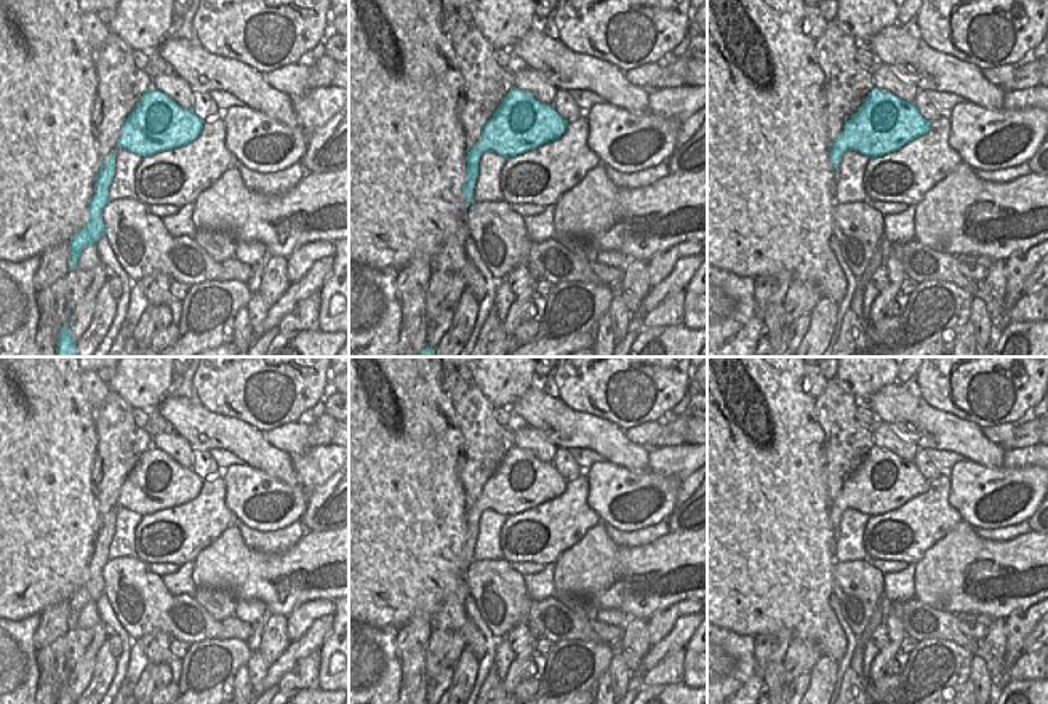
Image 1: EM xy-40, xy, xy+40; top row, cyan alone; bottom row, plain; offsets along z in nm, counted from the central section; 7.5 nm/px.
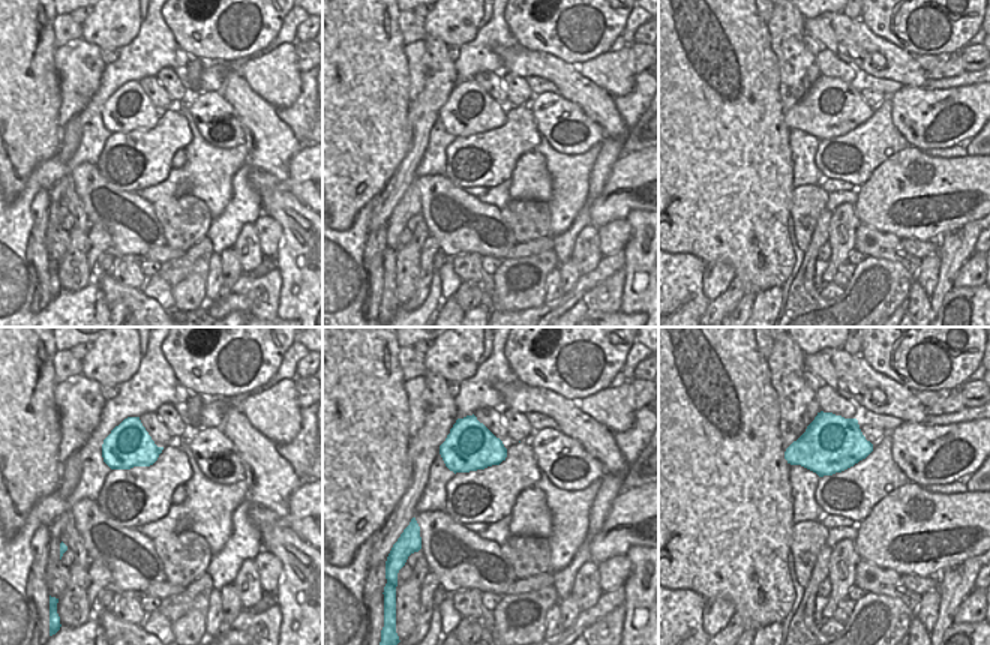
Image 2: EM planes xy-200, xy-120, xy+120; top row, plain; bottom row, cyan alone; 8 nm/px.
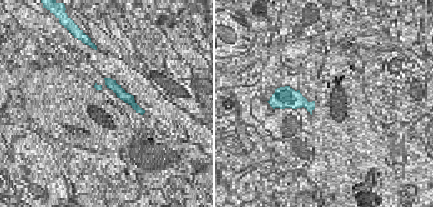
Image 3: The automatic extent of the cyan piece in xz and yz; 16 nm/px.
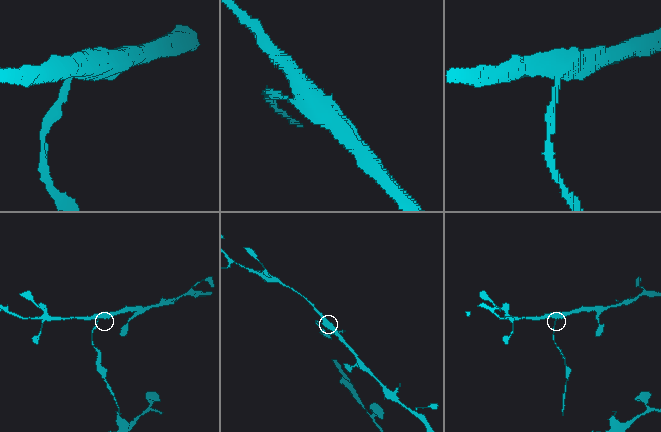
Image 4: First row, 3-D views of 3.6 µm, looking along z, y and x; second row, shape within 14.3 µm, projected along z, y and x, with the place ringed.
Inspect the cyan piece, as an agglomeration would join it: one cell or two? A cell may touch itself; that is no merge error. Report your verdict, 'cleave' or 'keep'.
cleave

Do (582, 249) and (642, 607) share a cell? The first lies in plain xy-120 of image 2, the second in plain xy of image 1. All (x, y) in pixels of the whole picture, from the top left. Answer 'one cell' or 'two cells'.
two cells

